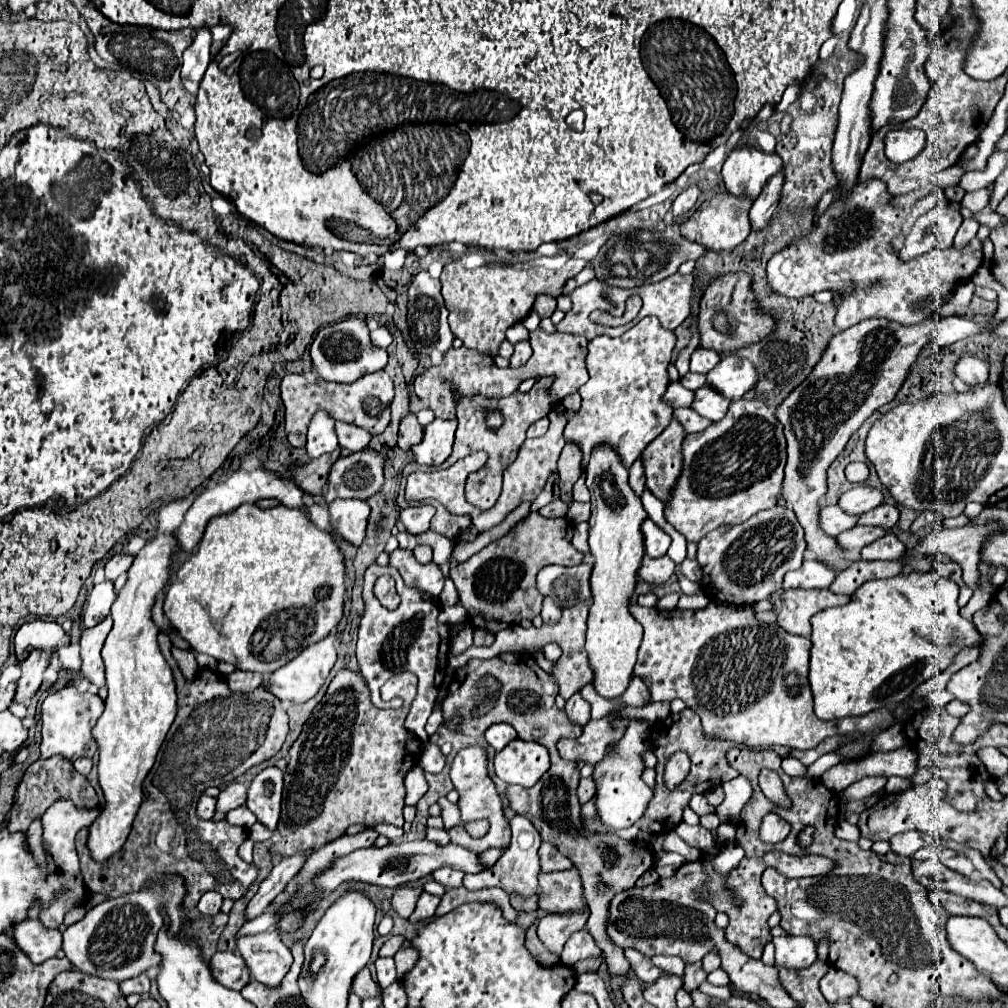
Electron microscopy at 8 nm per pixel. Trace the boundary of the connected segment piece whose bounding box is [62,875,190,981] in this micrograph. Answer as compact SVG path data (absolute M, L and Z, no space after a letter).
M166 875L160 881L162 891L154 887L142 887L136 893L120 895L114 899L106 899L86 913L86 917L64 931L62 949L66 957L84 973L92 973L102 979L124 981L138 977L140 973L154 971L162 963L162 955L154 949L156 935L166 925L162 917L162 909L170 919L170 935L186 933L190 927L190 919L182 909L182 899L186 895L186 881L178 875Z

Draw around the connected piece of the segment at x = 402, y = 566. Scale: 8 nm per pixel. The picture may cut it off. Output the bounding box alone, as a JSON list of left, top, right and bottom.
[390,549,444,595]

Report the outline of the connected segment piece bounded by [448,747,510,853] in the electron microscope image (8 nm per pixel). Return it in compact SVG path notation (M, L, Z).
M468 747L468 749L462 749L452 767L450 767L450 779L454 783L454 789L460 793L460 801L458 801L458 807L460 807L460 813L462 813L462 821L470 821L470 819L486 819L490 823L490 831L474 841L462 825L456 825L452 829L448 829L448 835L450 835L450 841L456 843L456 845L462 845L474 853L478 851L486 851L486 849L508 849L510 845L510 829L508 829L508 821L504 819L504 813L502 813L502 803L500 803L500 797L494 789L494 783L492 779L488 777L488 771L486 771L486 751L482 747Z

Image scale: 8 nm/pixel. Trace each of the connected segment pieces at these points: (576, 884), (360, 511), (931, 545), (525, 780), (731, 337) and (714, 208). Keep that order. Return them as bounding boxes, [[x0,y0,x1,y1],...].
[[538,867,584,913],[328,499,370,547],[914,525,998,589],[494,741,550,787],[698,273,774,351],[680,193,752,251]]

